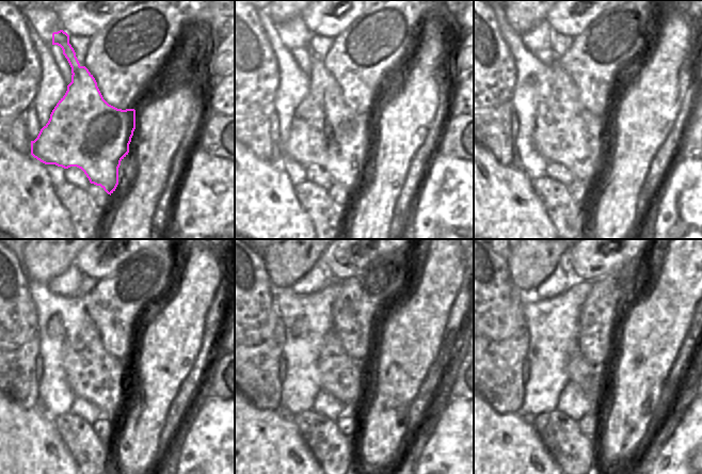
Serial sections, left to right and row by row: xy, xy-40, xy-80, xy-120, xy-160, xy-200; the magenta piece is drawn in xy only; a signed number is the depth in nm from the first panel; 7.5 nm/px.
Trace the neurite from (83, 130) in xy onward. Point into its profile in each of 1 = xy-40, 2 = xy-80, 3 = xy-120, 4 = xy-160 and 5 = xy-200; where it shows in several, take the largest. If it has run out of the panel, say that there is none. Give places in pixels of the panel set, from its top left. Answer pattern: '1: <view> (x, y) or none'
1: xy-40 (324, 131)
2: xy-80 (564, 131)
3: xy-120 (92, 374)
4: xy-160 (342, 377)
5: xy-200 (588, 376)

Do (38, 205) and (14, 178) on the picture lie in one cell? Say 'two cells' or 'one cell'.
one cell

